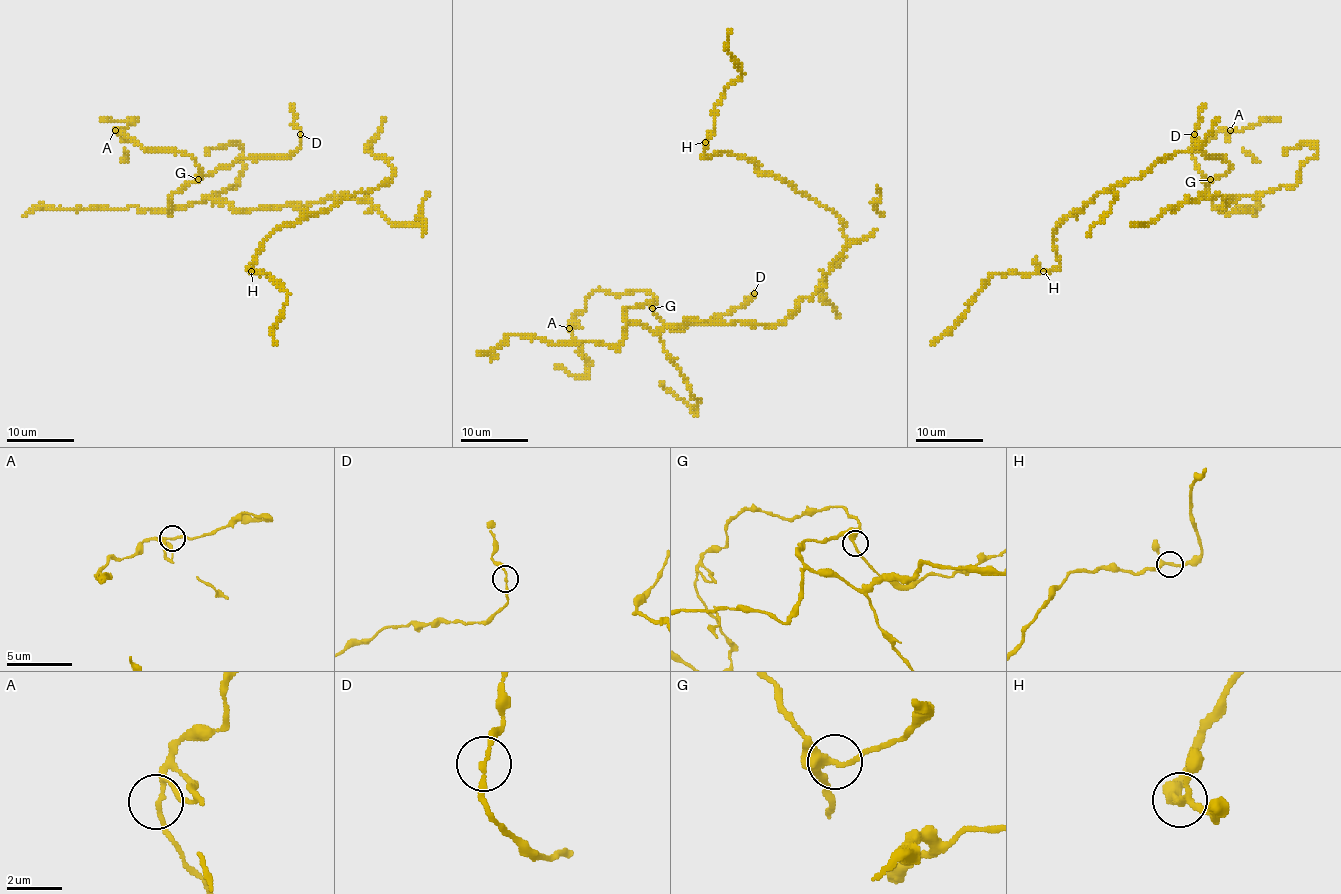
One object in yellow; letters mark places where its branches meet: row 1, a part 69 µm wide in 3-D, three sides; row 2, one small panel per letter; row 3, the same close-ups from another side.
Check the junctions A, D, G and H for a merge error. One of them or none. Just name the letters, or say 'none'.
none

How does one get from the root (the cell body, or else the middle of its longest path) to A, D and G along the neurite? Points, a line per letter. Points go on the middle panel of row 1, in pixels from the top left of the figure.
A: (829, 274), (771, 325), (690, 318), (652, 332), (624, 313), (654, 300), (637, 290), (593, 291), (569, 329)
D: (829, 274), (771, 325), (690, 318), (652, 332), (624, 313), (647, 305), (683, 330), (712, 323), (754, 293)
G: (829, 274), (771, 325), (690, 318), (652, 332), (624, 313), (629, 306), (652, 308)

